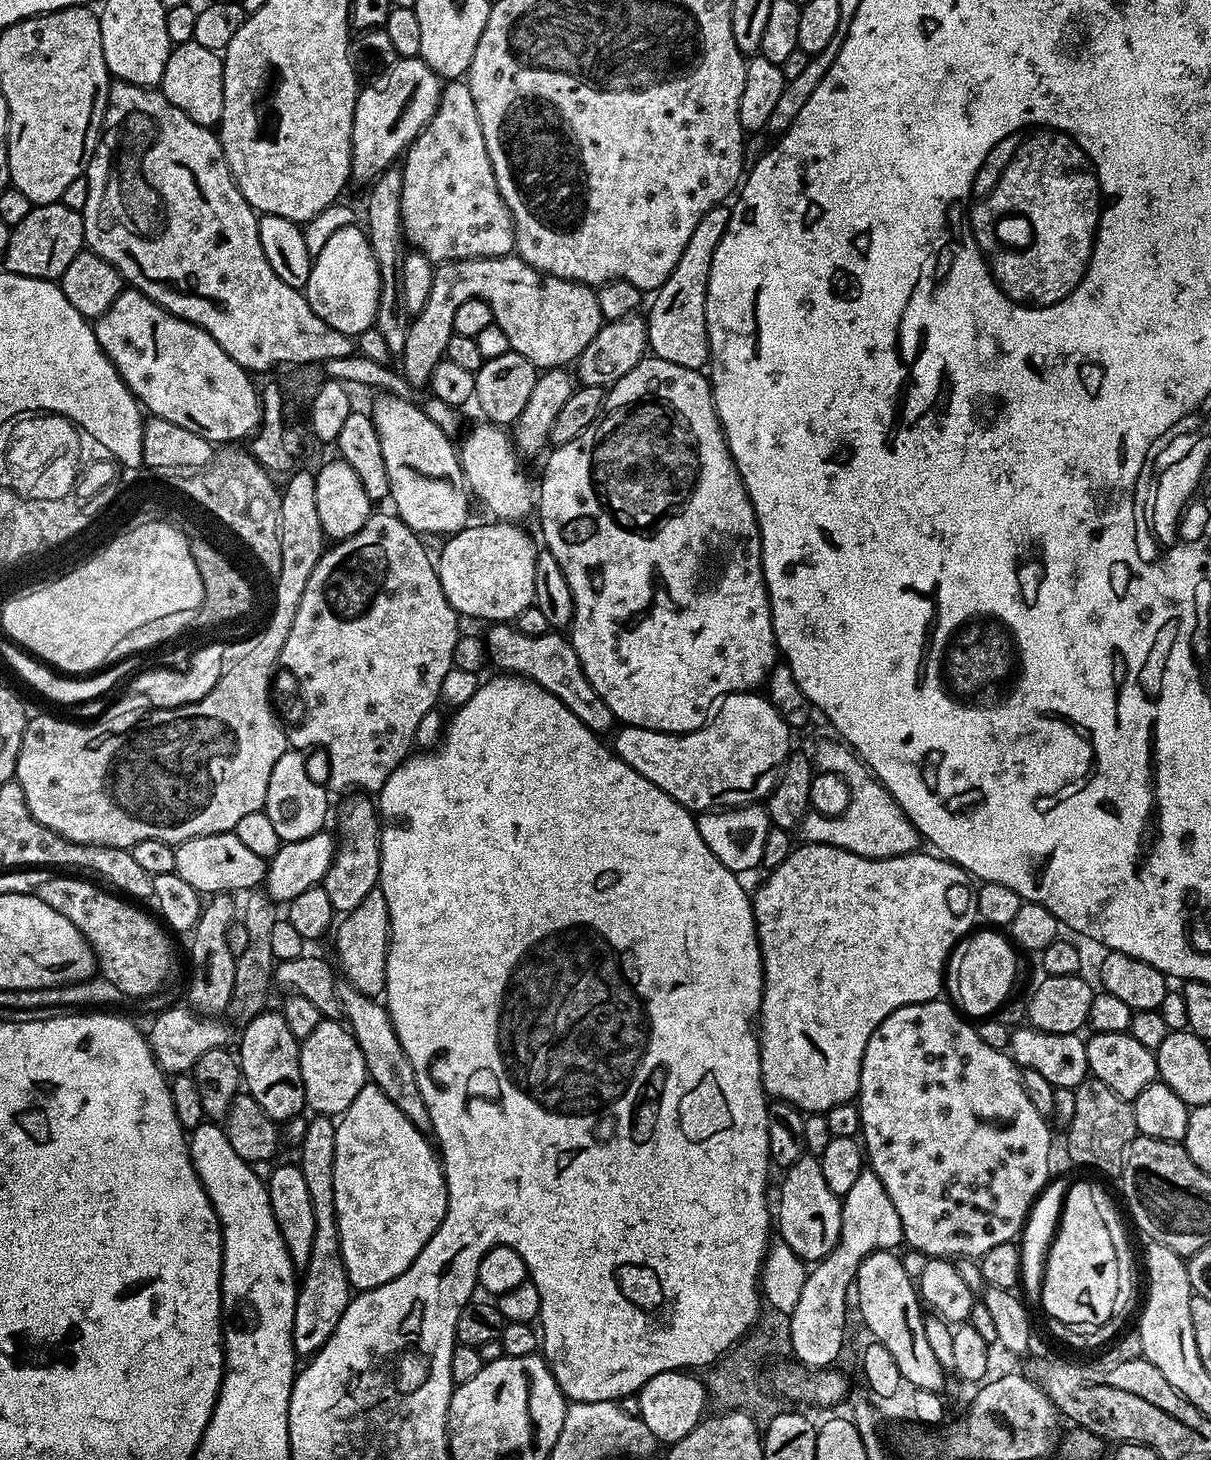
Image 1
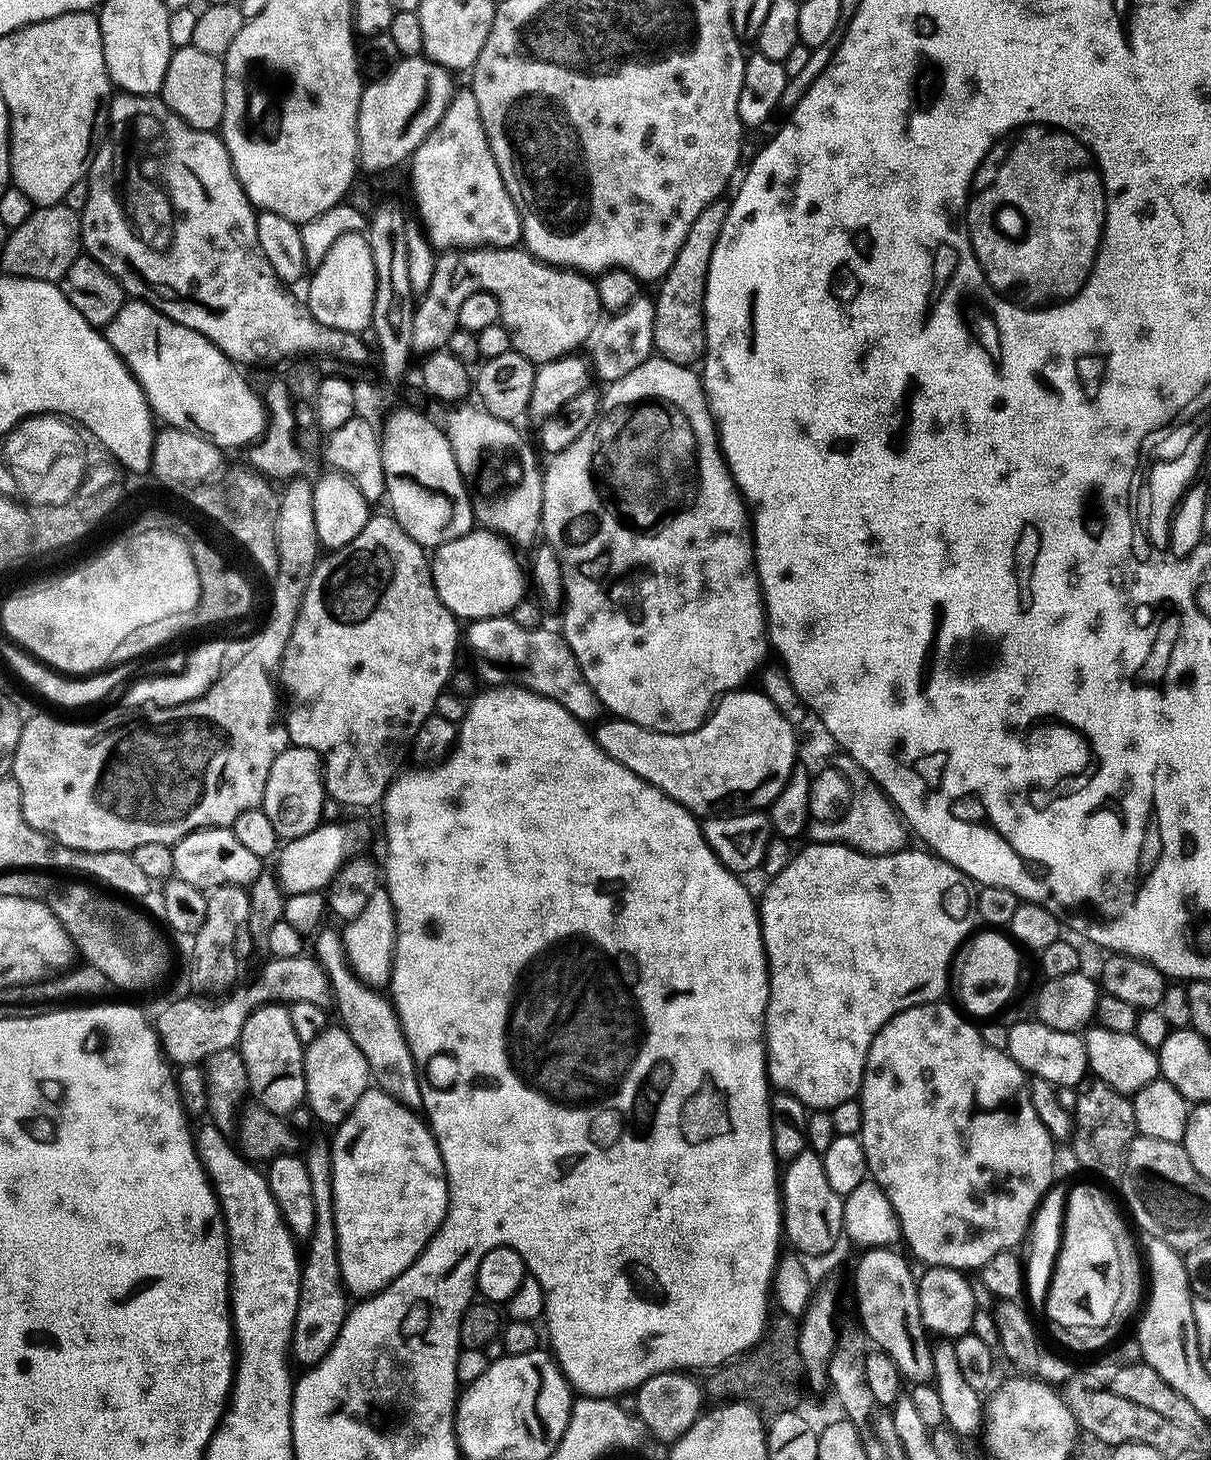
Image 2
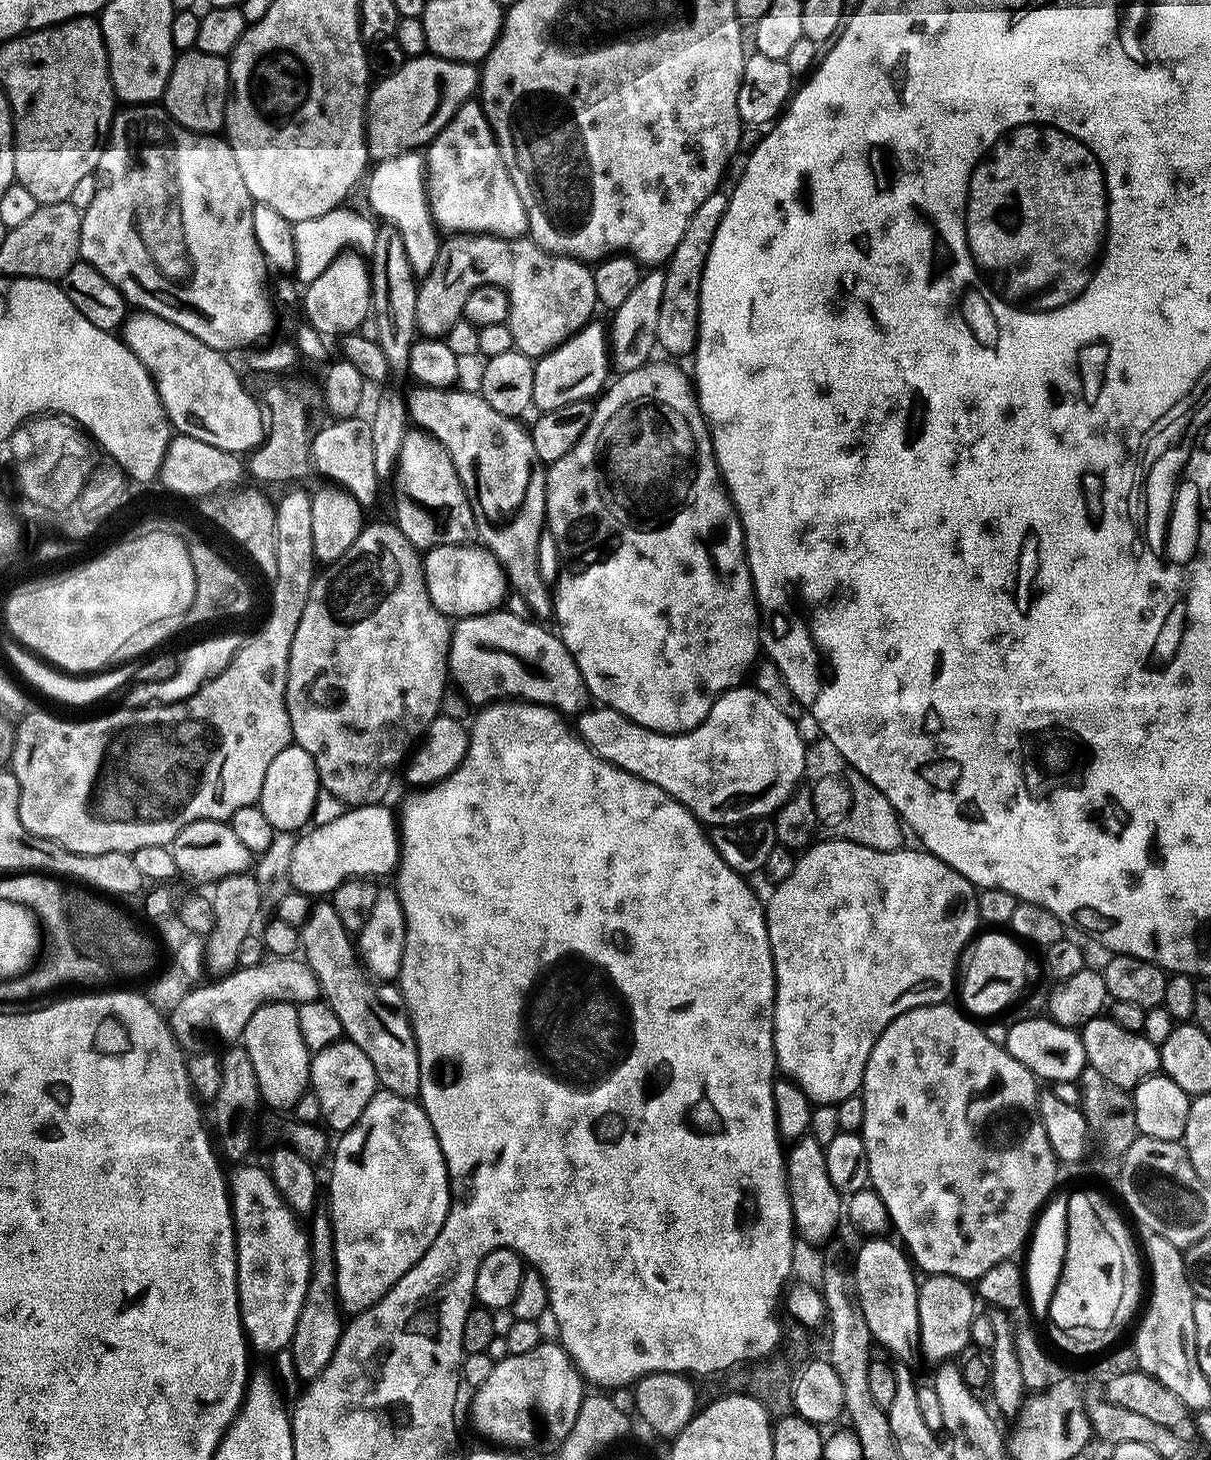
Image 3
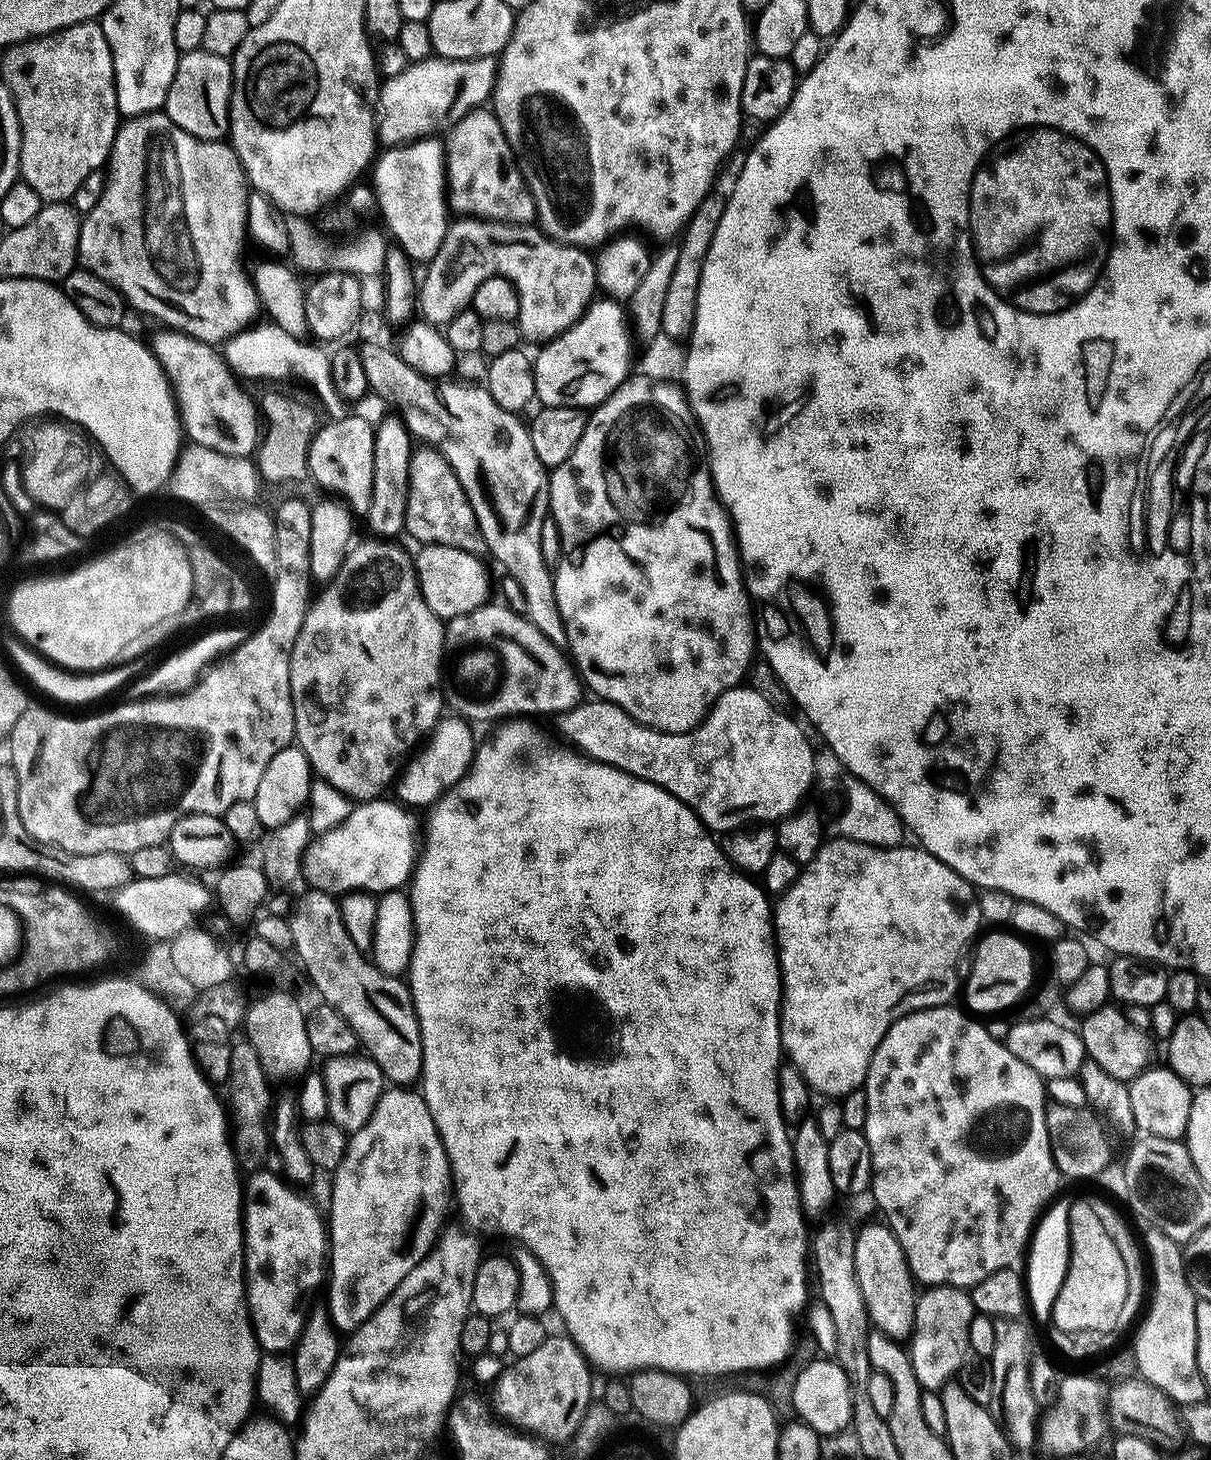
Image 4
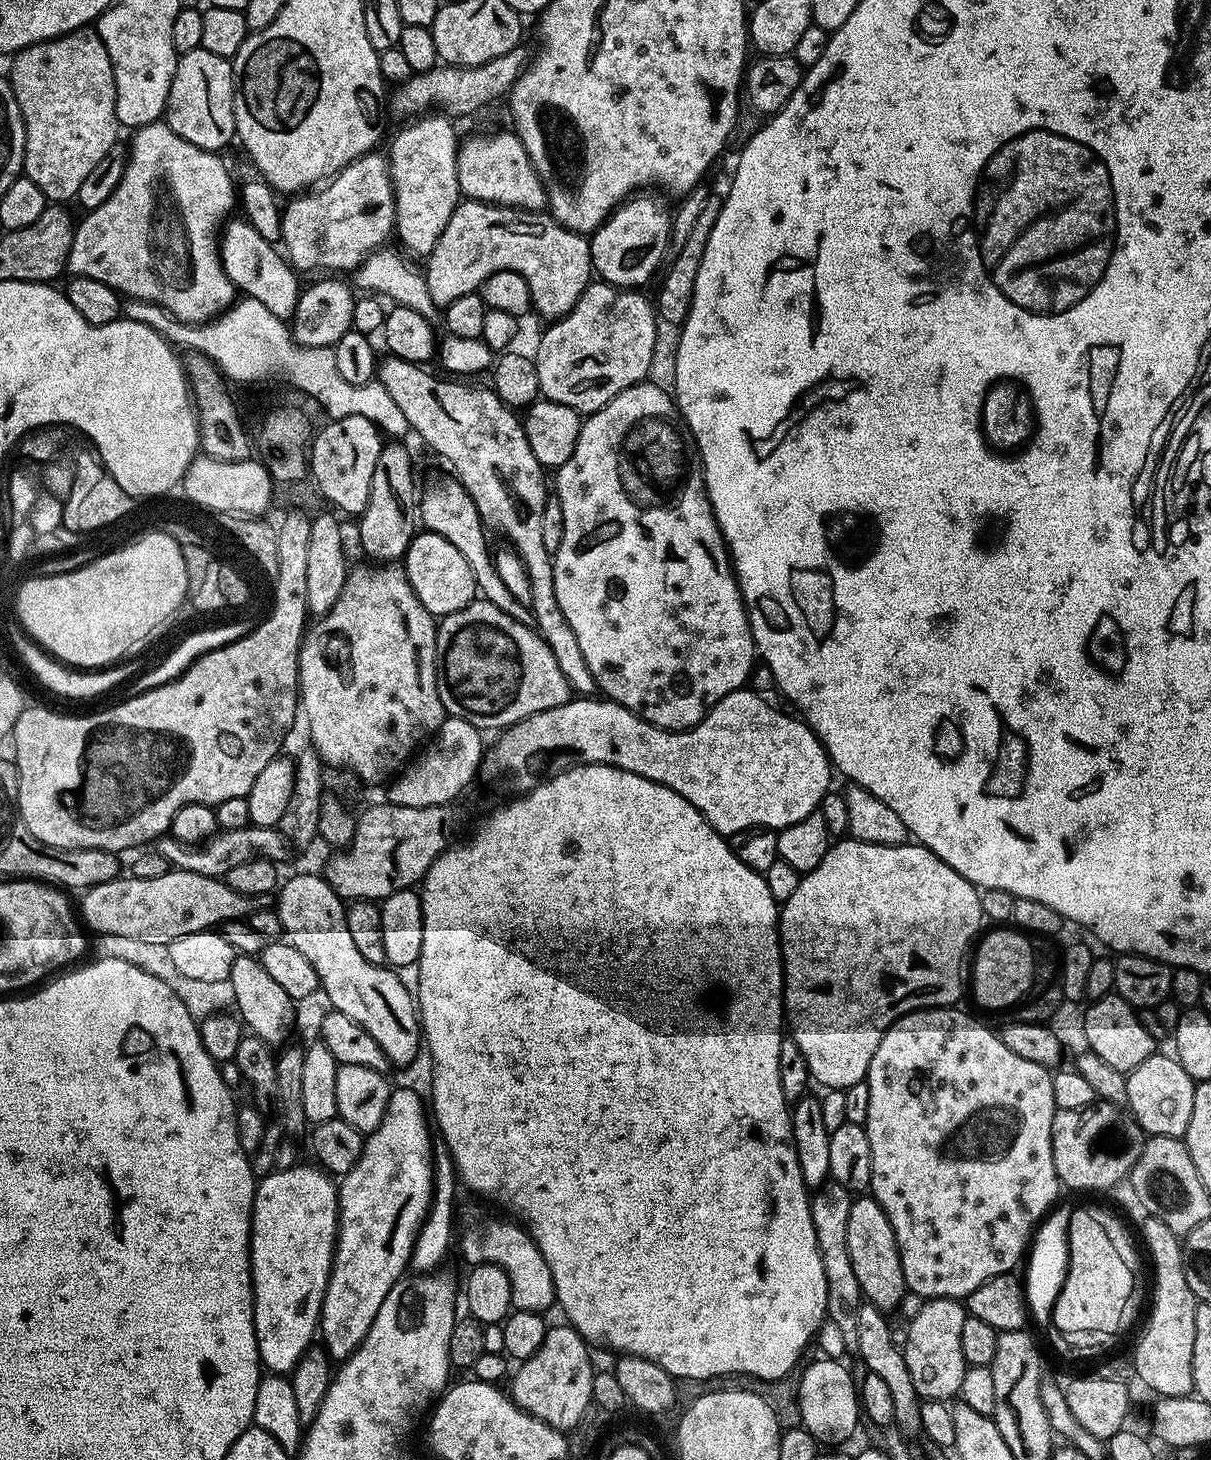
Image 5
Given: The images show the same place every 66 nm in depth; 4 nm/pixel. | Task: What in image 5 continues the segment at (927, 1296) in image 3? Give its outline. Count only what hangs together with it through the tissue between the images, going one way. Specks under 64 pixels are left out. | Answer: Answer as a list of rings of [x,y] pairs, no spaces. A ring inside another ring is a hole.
[[[938,1298],[924,1300],[918,1314],[907,1321],[908,1337],[903,1337],[902,1351],[910,1378],[914,1378],[917,1396],[924,1400],[951,1401],[959,1397],[965,1362],[962,1354],[962,1322],[966,1308],[960,1300]]]

